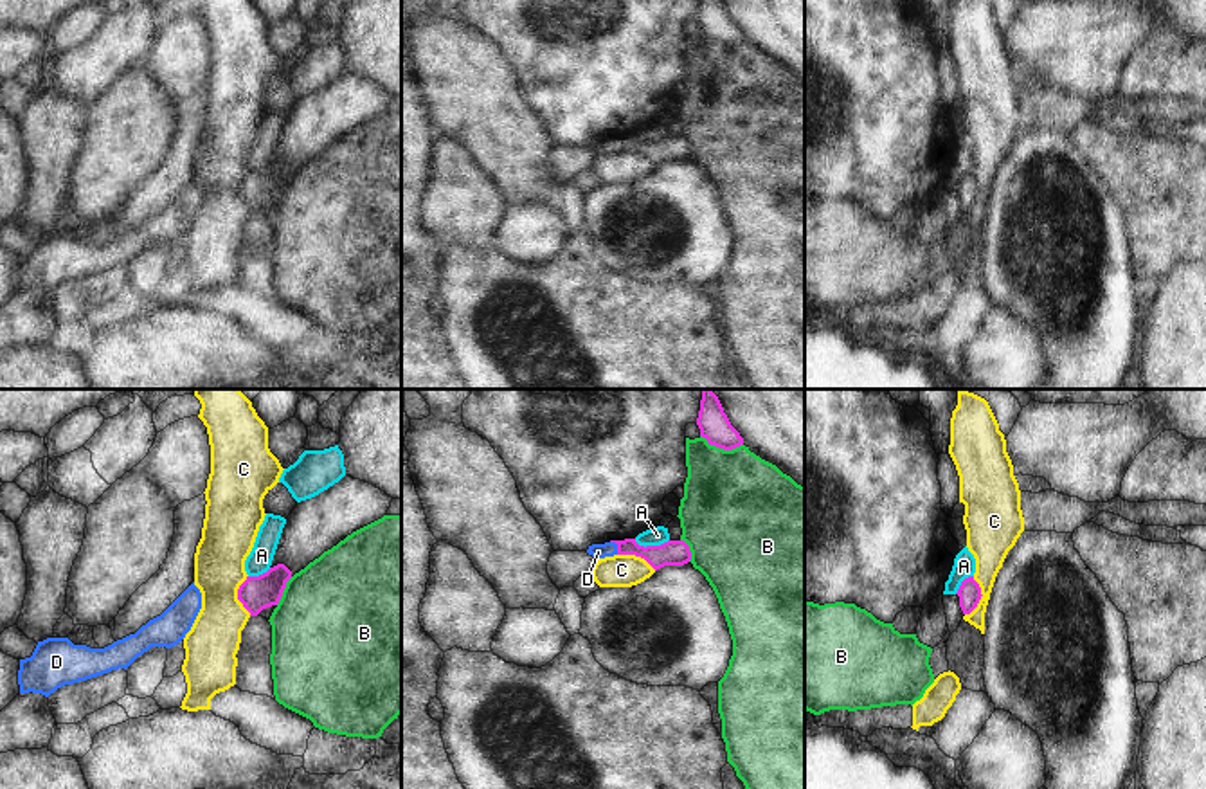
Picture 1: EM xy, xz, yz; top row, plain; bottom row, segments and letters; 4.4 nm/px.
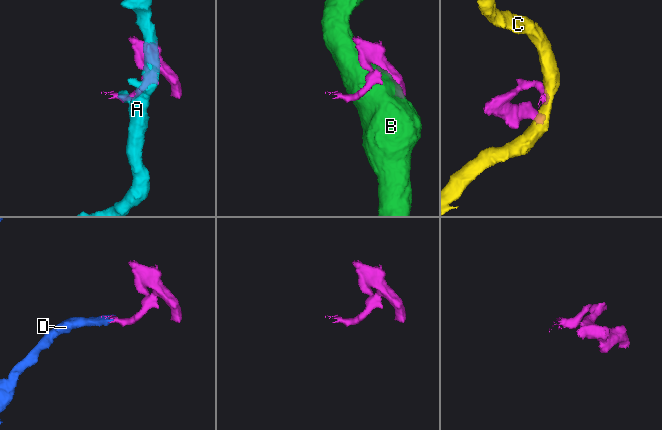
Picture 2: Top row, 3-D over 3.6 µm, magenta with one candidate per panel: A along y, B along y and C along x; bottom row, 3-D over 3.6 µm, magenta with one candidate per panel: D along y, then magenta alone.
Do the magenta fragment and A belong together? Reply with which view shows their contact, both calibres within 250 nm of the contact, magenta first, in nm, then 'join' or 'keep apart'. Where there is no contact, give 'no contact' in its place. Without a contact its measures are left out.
meets magenta in xz; 110 nm thick on the magenta side, 80 nm on the other; keep apart

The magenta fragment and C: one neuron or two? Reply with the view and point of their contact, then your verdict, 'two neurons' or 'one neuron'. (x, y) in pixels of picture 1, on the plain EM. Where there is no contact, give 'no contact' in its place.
yz (981, 191) | two neurons

